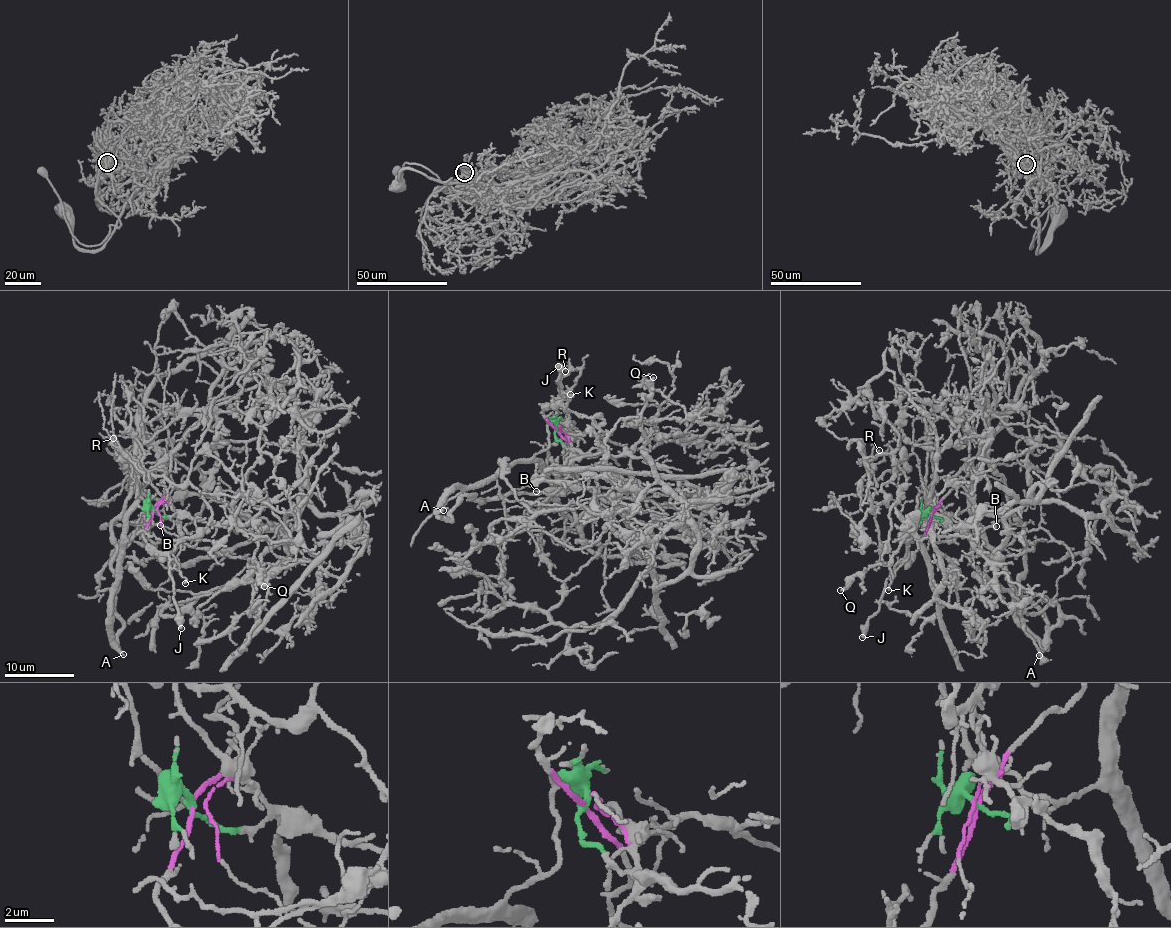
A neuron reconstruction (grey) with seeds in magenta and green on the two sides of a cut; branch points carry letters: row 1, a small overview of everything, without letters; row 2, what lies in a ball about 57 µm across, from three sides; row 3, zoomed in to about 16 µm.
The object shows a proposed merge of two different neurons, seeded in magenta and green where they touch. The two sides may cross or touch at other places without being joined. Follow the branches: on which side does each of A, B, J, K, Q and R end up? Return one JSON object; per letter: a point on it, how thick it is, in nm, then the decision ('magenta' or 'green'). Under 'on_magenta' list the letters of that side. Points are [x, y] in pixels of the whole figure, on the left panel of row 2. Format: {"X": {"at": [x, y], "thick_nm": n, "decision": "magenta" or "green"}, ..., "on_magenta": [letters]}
{"A": {"at": [123, 654], "thick_nm": 280, "decision": "magenta"}, "B": {"at": [160, 525], "thick_nm": 110, "decision": "magenta"}, "J": {"at": [181, 628], "thick_nm": 360, "decision": "magenta"}, "K": {"at": [185, 583], "thick_nm": 140, "decision": "magenta"}, "Q": {"at": [264, 586], "thick_nm": 200, "decision": "green"}, "R": {"at": [113, 438], "thick_nm": 110, "decision": "magenta"}, "on_magenta": ["A", "B", "J", "K", "R"]}

